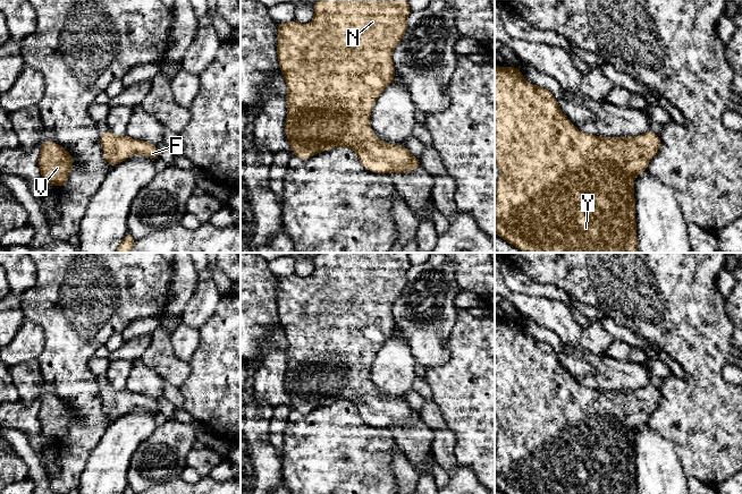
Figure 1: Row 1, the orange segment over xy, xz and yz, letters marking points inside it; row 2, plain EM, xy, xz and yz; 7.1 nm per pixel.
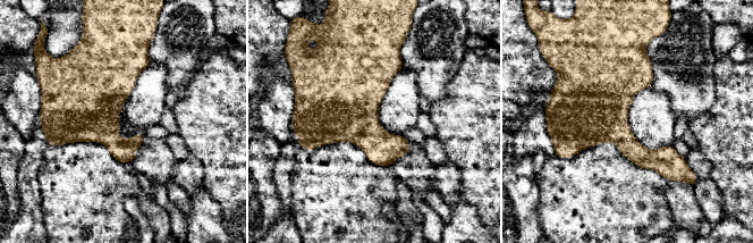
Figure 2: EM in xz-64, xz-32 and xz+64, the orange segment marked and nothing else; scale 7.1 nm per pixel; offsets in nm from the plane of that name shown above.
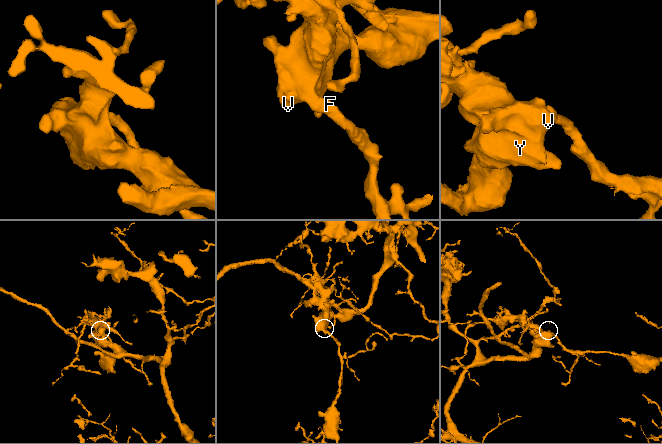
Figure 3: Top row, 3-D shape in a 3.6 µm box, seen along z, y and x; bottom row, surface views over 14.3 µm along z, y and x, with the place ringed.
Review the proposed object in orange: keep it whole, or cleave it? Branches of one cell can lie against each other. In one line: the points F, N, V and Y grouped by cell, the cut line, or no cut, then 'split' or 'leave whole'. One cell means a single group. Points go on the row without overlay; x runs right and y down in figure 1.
F N V Y | no cut | leave whole

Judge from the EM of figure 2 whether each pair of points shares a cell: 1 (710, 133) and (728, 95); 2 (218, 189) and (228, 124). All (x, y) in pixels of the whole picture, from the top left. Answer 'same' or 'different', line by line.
1: same
2: same

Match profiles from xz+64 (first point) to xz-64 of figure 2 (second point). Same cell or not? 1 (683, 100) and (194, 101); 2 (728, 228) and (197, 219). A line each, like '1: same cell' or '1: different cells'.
1: different cells
2: same cell

